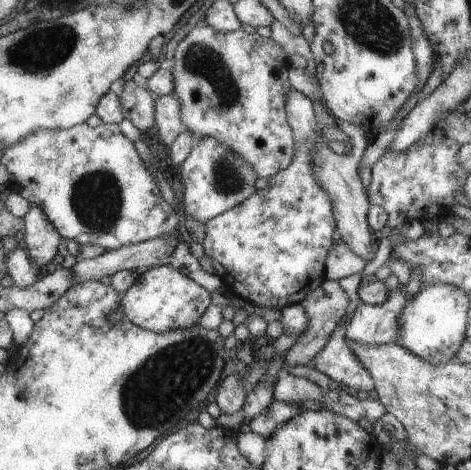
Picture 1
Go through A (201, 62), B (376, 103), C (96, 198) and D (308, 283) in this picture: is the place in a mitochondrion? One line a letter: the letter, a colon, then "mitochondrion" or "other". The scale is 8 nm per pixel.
A: mitochondrion
B: other
C: mitochondrion
D: other

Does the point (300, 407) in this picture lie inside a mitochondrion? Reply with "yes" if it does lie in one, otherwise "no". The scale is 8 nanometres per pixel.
no

